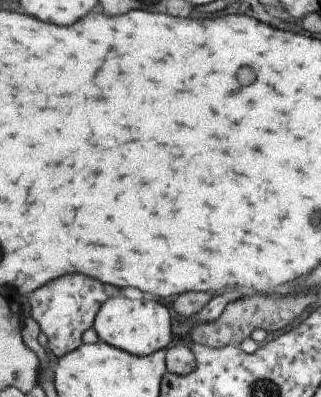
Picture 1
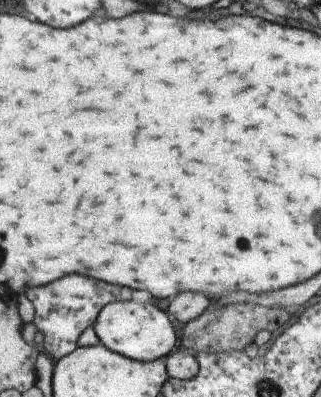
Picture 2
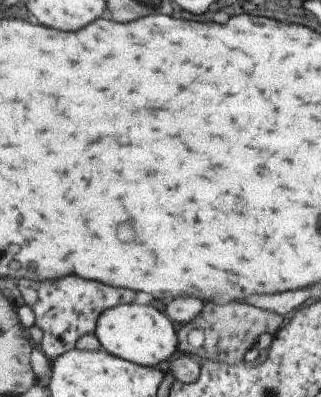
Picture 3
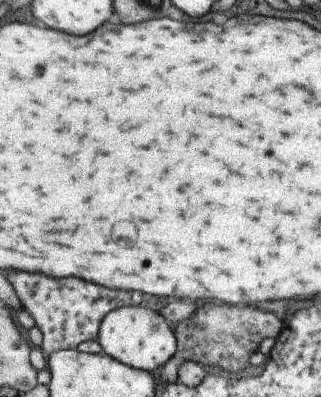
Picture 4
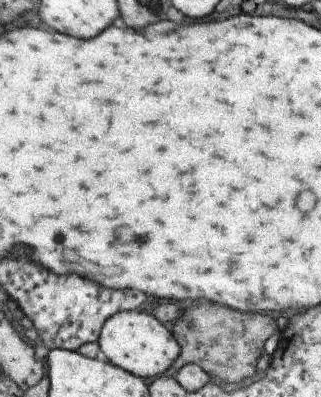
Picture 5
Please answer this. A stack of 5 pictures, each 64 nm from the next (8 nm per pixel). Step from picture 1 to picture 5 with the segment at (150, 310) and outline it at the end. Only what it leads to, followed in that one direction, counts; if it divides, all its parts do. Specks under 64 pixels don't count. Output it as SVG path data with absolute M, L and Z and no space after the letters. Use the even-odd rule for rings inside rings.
M121 312L107 320L101 340L97 342L107 356L107 360L119 368L129 370L131 374L145 378L145 380L155 380L167 374L167 370L175 364L175 360L181 354L181 346L171 334L169 326L163 328L163 322L157 320L153 314L145 312Z

